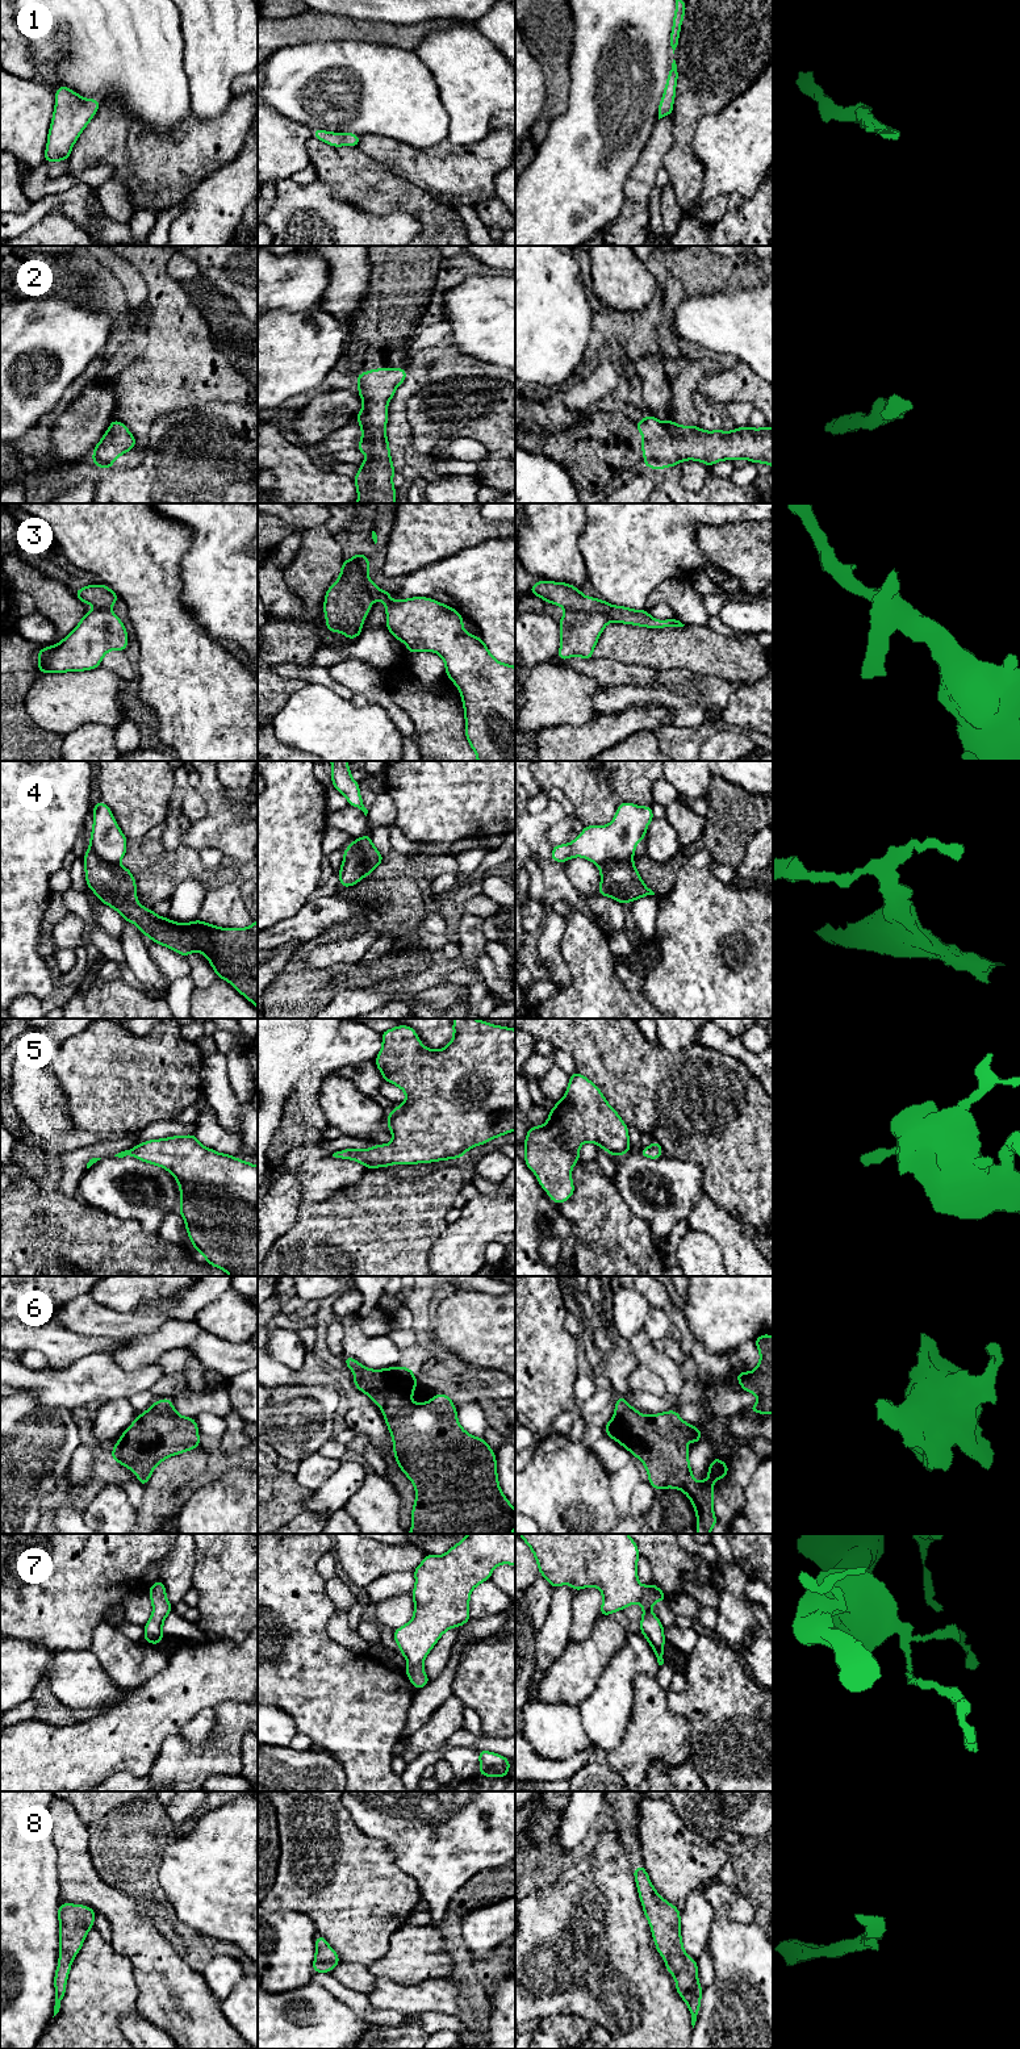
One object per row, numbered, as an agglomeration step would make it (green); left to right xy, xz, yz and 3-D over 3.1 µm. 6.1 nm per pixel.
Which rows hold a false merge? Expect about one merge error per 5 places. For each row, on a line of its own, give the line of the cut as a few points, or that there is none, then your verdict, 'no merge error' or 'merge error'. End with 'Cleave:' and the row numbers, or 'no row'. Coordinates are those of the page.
1: no cut | no merge error
2: no cut | no merge error
3: xz (342, 567), (358, 567), (360, 569), (363, 588), (372, 601) | merge error
4: yz (632, 856), (625, 860), (607, 860), (598, 865) | merge error
5: no cut | no merge error
6: no cut | no merge error
7: no cut | no merge error
8: no cut | no merge error
Cleave: 3, 4

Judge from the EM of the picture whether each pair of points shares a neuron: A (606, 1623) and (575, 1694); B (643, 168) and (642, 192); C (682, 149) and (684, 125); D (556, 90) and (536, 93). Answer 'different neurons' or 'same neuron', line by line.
A: same neuron
B: same neuron
C: same neuron
D: different neurons

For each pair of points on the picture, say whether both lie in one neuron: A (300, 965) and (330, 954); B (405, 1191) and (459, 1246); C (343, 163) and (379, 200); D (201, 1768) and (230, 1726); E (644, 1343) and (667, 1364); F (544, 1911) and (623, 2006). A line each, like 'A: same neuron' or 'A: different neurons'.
A: different neurons
B: different neurons
C: same neuron
D: same neuron
E: same neuron
F: same neuron

